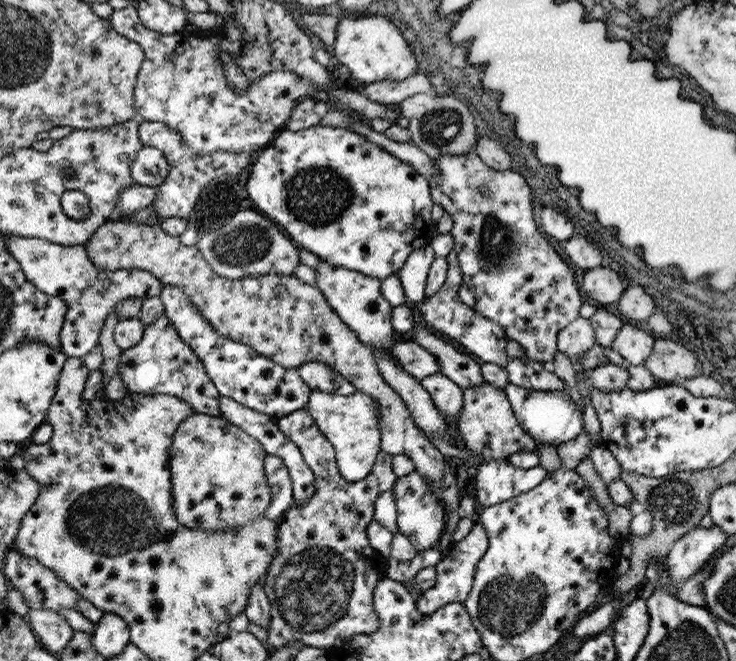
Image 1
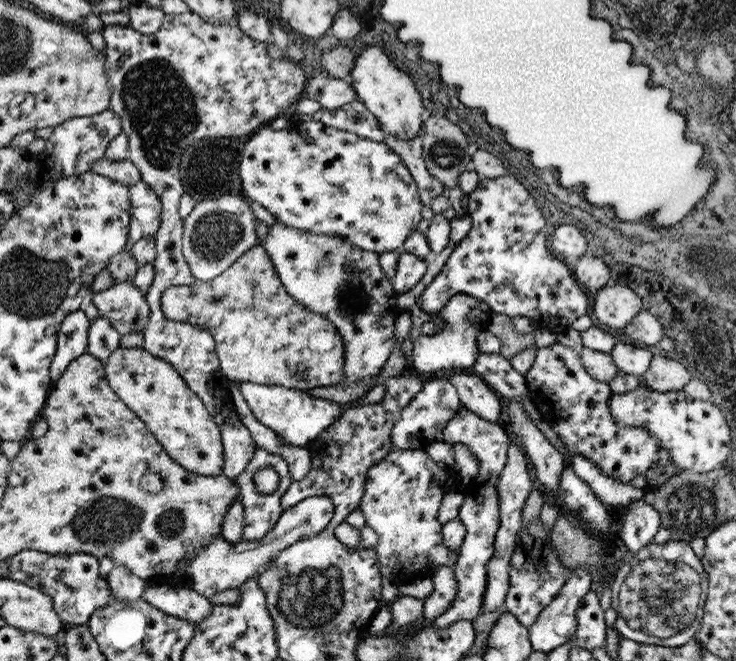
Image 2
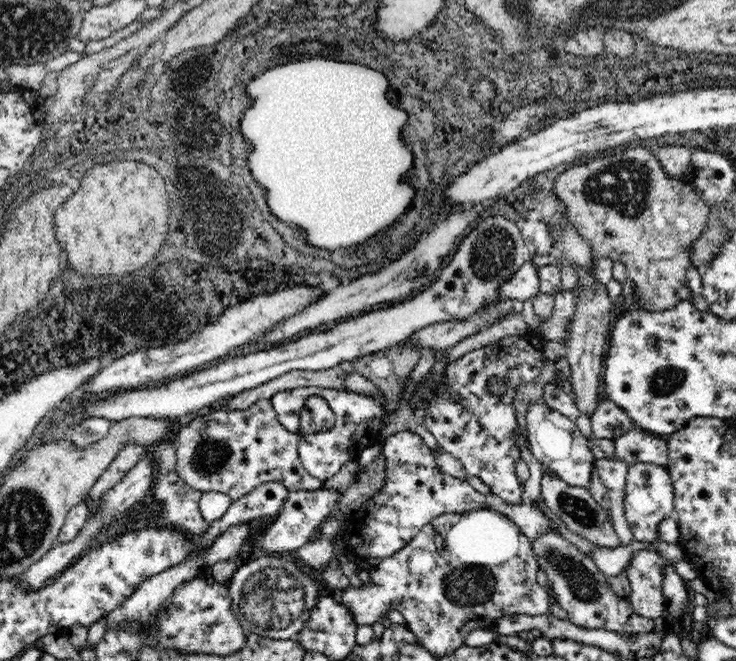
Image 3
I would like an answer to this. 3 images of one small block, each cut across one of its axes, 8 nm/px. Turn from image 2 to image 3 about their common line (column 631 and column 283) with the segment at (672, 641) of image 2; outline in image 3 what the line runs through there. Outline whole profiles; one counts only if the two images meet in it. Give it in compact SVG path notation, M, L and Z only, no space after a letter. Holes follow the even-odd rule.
M260 556L250 562L240 562L238 570L224 586L230 592L230 606L232 606L230 612L234 614L234 618L238 618L238 626L242 626L242 632L246 636L256 634L264 640L296 640L296 636L300 636L300 632L312 620L312 612L316 610L322 598L312 578L306 574L306 570L296 562L280 556Z

